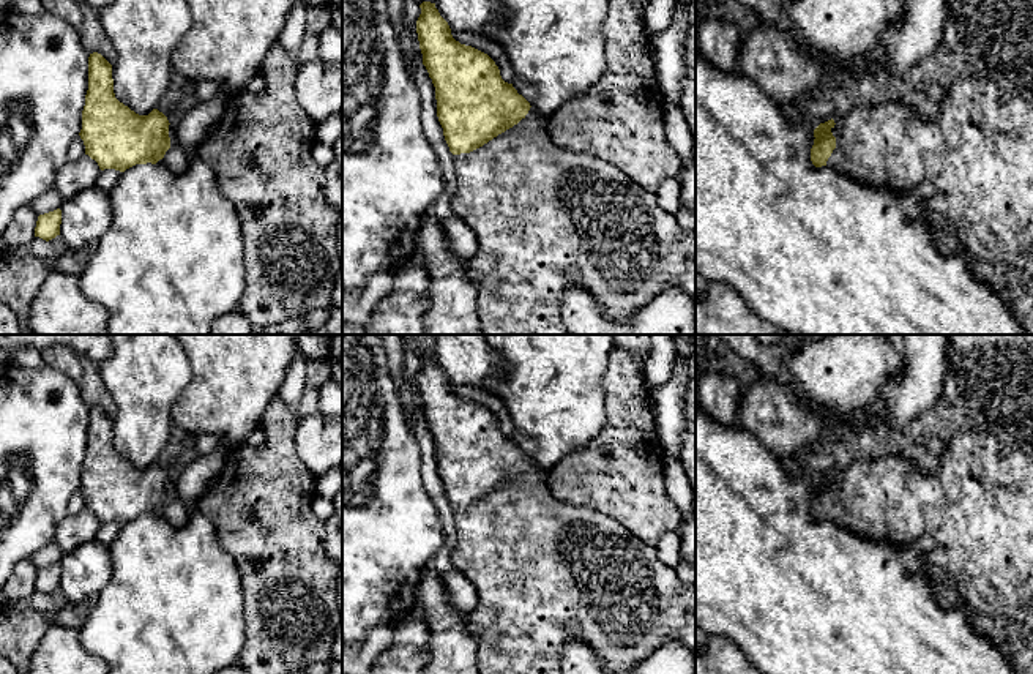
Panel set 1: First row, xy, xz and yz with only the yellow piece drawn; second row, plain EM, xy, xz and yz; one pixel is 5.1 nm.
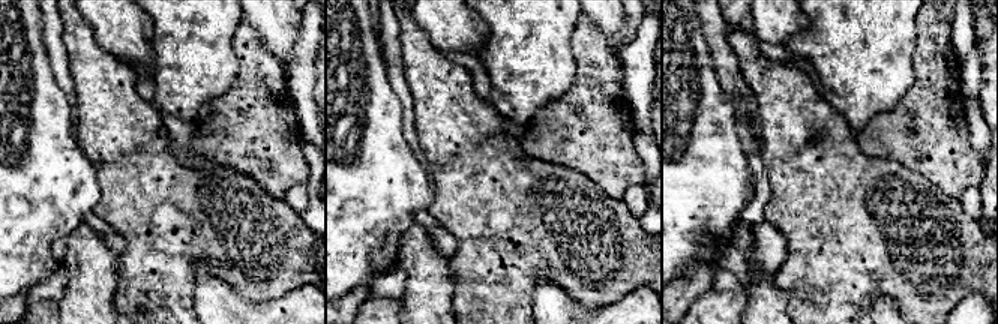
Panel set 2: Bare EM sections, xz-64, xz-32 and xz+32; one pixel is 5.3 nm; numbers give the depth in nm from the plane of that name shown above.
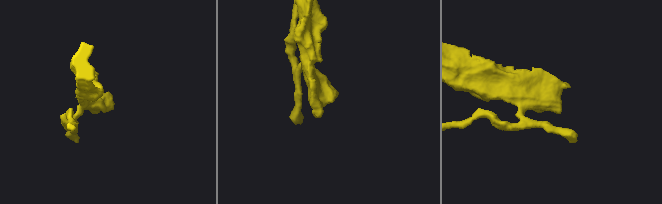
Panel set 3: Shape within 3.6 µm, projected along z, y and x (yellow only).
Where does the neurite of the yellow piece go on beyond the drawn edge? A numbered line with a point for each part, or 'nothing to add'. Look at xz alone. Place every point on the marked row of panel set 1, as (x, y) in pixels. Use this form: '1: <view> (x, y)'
1: xz (546, 218)

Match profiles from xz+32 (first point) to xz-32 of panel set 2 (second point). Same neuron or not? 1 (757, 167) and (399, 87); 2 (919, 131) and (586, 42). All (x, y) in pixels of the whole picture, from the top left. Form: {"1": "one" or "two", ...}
{"1": "one", "2": "one"}

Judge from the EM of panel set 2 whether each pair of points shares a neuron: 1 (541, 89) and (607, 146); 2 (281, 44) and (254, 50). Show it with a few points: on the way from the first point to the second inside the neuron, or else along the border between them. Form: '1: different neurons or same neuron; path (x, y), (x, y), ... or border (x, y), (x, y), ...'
1: different neurons; border (575, 72), (572, 84), (527, 123)
2: different neurons; border (242, 20), (258, 35), (264, 47), (285, 71)

